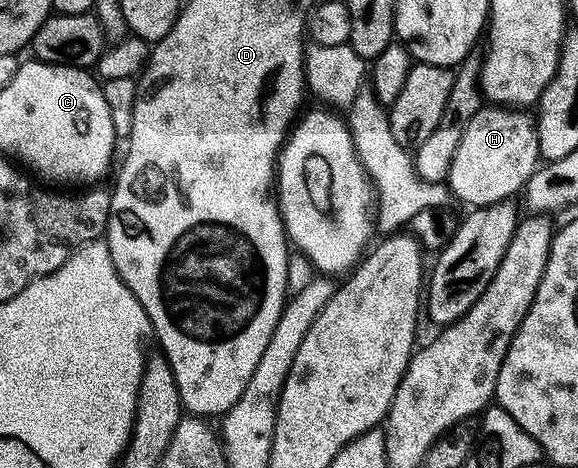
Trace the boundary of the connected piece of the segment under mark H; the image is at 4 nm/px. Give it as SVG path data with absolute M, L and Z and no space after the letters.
M482 105L466 125L462 139L455 149L454 159L451 161L448 172L447 186L452 198L462 199L470 203L470 208L491 207L494 203L504 203L512 200L513 194L520 192L528 183L529 178L539 166L541 150L537 140L537 125L532 118L525 116L526 112L521 109L510 109L500 105Z

